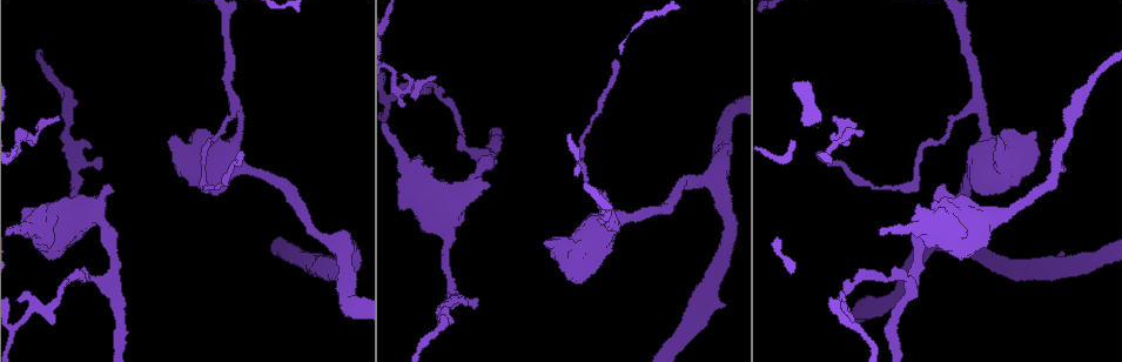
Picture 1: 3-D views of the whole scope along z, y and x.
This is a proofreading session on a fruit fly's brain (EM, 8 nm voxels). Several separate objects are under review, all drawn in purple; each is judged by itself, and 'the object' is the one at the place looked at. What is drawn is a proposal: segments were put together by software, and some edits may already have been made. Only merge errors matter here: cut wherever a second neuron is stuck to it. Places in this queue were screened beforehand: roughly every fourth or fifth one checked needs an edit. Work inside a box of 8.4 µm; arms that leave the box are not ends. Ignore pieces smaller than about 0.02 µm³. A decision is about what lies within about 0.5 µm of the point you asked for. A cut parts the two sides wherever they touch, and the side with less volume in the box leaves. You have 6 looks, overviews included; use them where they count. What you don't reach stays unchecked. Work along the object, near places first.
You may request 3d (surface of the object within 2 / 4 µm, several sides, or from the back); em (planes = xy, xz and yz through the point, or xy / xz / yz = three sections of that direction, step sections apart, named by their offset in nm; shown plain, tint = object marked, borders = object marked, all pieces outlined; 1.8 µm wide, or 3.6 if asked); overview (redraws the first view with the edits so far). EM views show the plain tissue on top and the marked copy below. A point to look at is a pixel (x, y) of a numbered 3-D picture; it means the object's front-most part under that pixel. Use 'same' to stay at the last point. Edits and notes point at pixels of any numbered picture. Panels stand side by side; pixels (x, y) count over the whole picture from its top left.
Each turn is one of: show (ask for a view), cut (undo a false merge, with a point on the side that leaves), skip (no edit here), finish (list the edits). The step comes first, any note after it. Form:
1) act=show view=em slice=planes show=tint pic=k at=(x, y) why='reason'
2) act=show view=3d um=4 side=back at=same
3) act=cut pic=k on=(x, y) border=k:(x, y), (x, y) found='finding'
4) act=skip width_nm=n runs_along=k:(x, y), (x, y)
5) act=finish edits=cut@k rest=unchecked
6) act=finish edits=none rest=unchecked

act=show view=em slice=xy step=16 show=tint pic=1 at=(484, 151) why='abrupt turn'

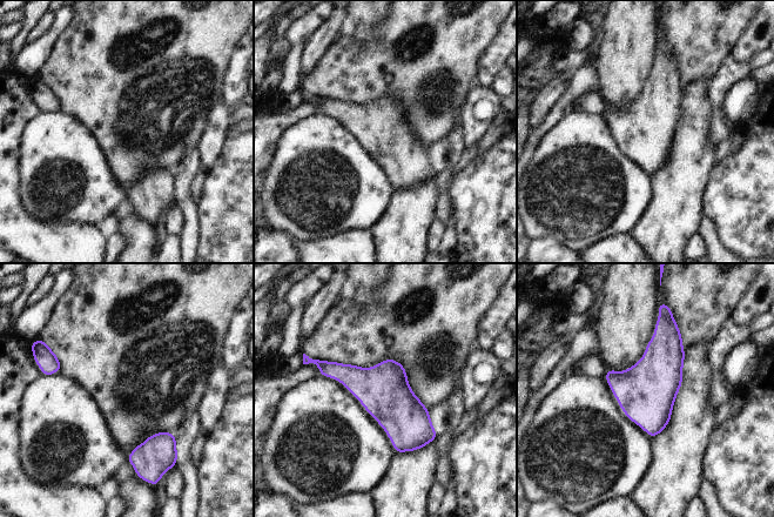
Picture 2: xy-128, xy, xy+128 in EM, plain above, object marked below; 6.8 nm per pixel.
act=show view=em slice=planes show=tint at=same

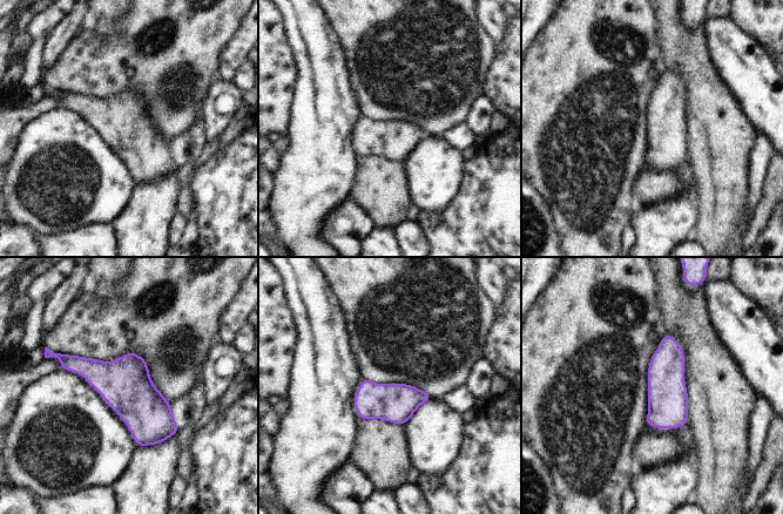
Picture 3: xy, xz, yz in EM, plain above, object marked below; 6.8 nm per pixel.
act=skip runs_along=3:(63, 359), (119, 383), (173, 431) found='one neuron here'

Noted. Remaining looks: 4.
act=show view=em slice=xy step=8 show=tint pic=1 at=(843, 310) why='abrupt turn'

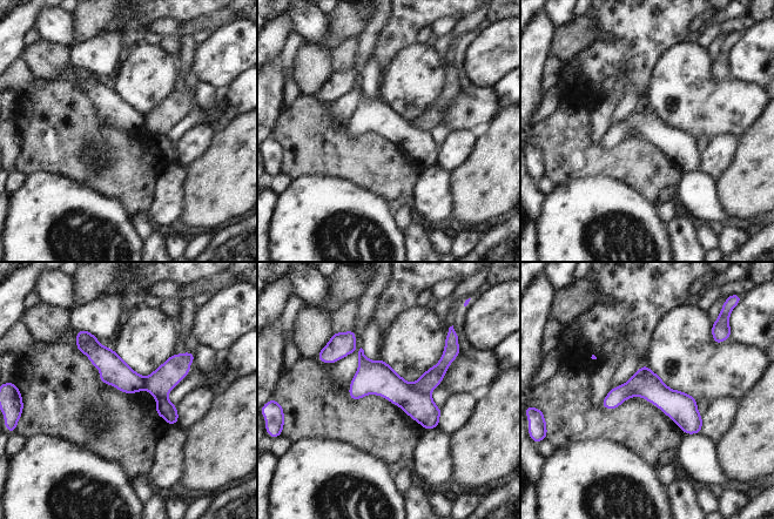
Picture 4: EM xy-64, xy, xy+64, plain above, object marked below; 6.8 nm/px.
act=show view=em slice=planes show=borders at=same

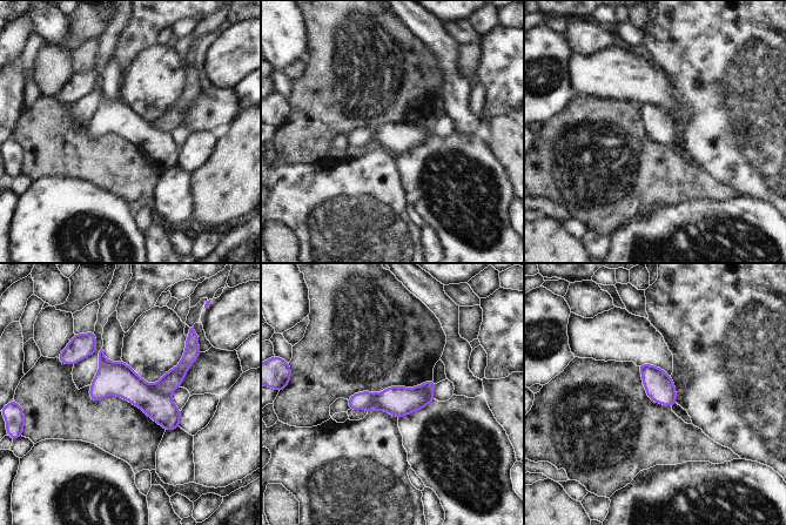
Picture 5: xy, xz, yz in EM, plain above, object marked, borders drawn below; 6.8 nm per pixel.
act=cut pic=5 on=(125, 382) found='a second neuron is stuck on'

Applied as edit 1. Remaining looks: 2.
act=finish edits=cut@5 rest=unchecked

